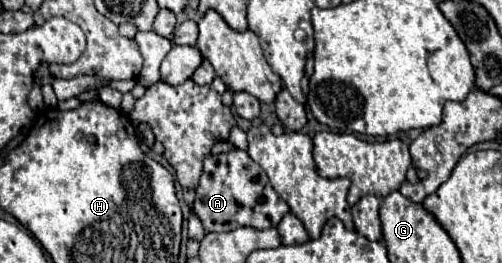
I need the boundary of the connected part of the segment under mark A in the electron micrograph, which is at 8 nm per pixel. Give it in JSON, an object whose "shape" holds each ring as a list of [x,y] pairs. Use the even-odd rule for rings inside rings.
{"shape":[[[239,148],[225,154],[207,156],[207,160],[203,162],[201,182],[195,192],[197,198],[193,210],[203,222],[205,232],[229,232],[241,226],[265,230],[277,226],[289,212],[287,202],[273,190],[263,168],[259,168],[259,164],[253,162],[245,150]]]}

